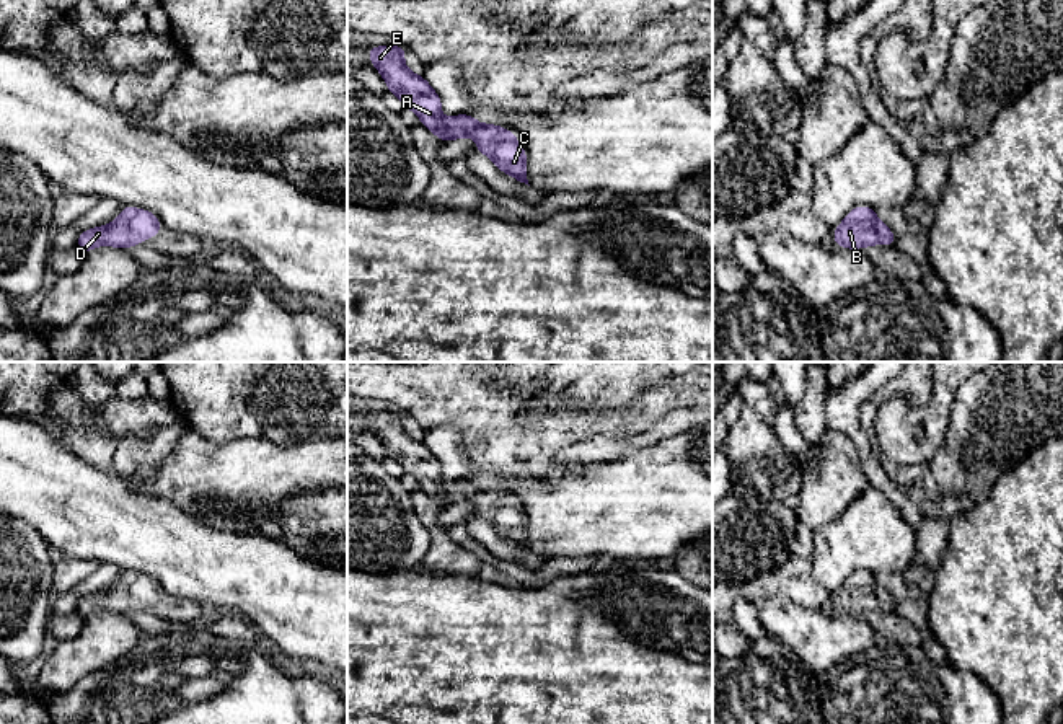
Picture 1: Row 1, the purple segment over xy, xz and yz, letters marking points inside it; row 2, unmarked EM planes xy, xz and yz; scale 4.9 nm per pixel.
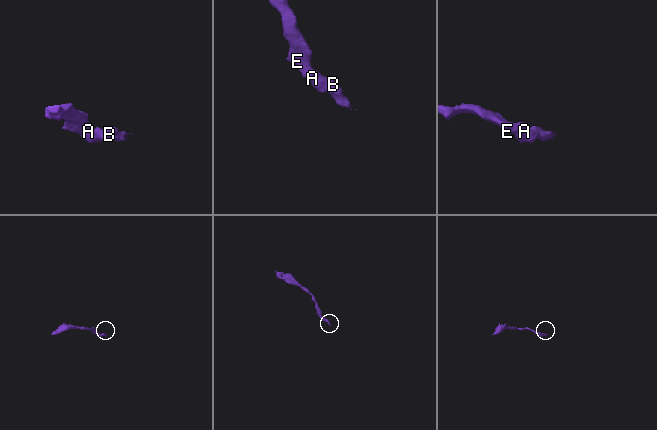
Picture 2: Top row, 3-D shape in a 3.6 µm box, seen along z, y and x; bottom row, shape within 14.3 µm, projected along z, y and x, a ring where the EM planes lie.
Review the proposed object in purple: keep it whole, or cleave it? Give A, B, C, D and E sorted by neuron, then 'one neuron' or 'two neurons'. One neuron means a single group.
A B C D E | one neuron

